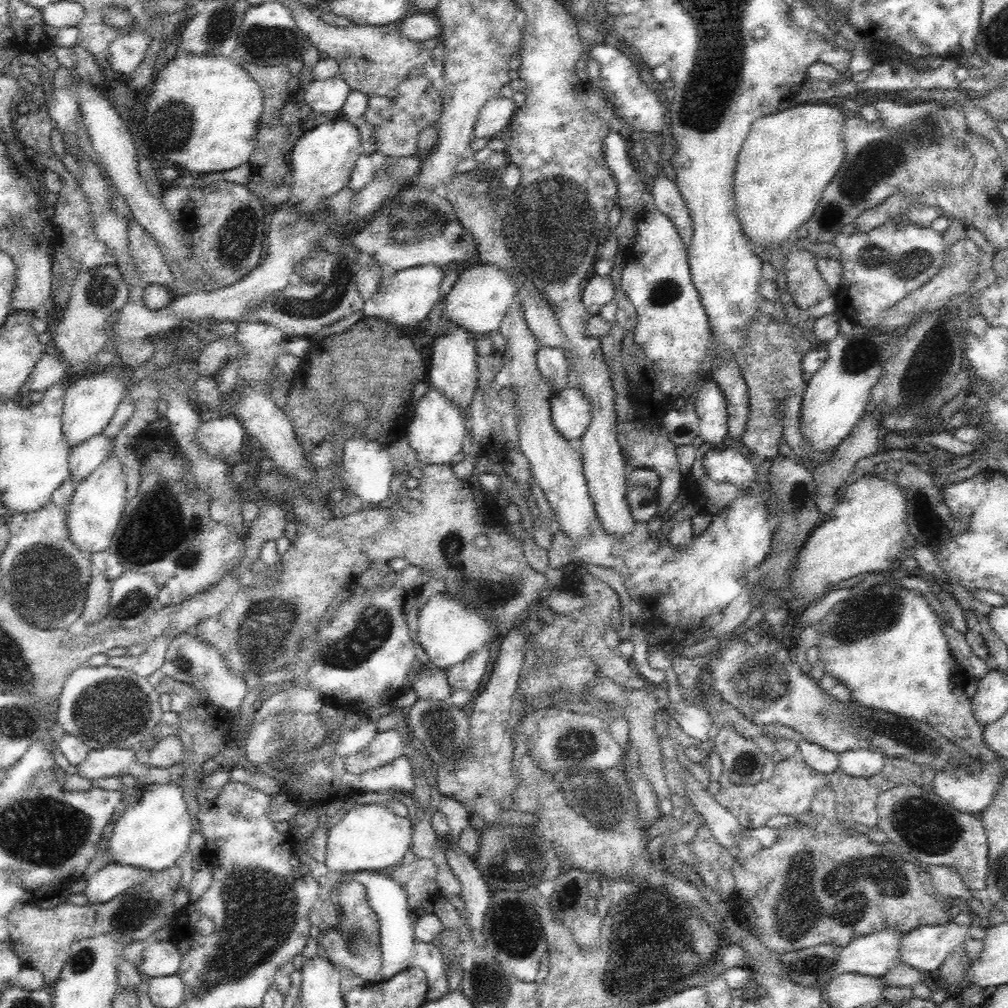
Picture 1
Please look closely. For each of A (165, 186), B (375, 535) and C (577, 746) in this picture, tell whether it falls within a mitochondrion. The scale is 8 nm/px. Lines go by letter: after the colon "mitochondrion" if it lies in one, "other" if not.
A: other
B: other
C: mitochondrion

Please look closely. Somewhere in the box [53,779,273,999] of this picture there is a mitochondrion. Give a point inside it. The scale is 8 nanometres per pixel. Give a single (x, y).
(84, 958)

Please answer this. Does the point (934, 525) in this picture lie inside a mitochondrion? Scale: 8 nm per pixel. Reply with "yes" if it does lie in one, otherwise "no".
yes

